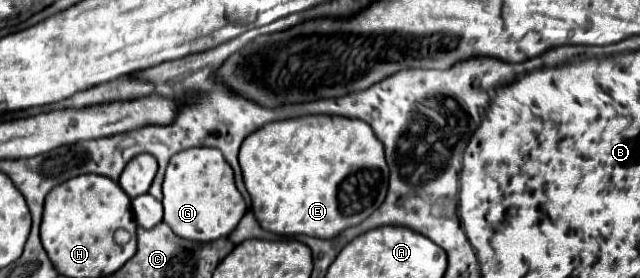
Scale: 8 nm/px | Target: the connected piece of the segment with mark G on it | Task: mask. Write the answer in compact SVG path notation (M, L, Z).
M213 147L185 149L171 157L163 181L163 207L163 221L177 235L203 243L227 237L247 211L245 201L235 187L233 169L223 159L221 151Z

